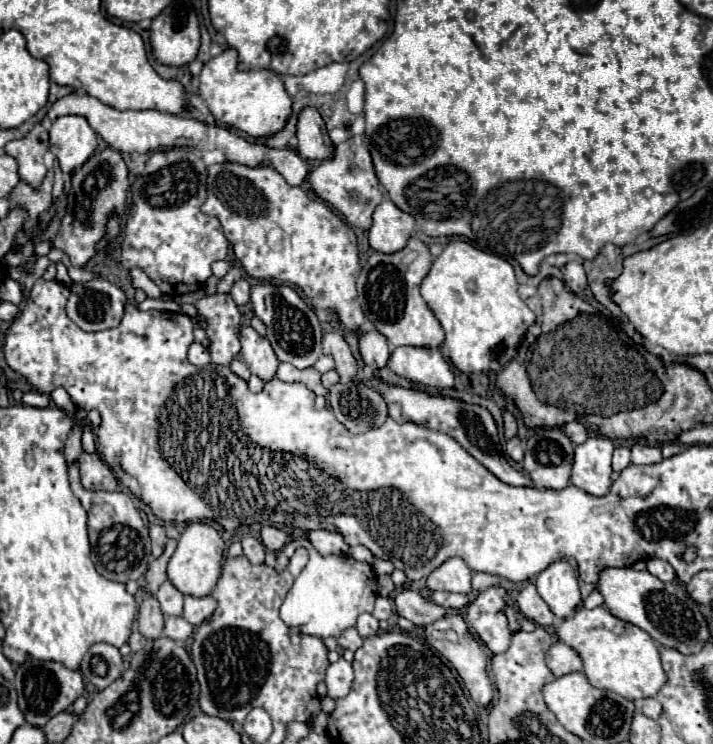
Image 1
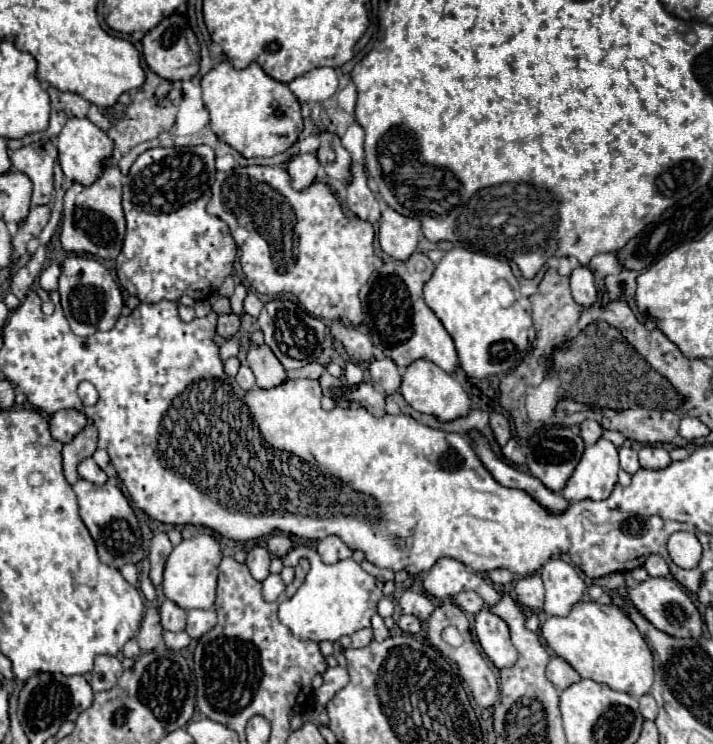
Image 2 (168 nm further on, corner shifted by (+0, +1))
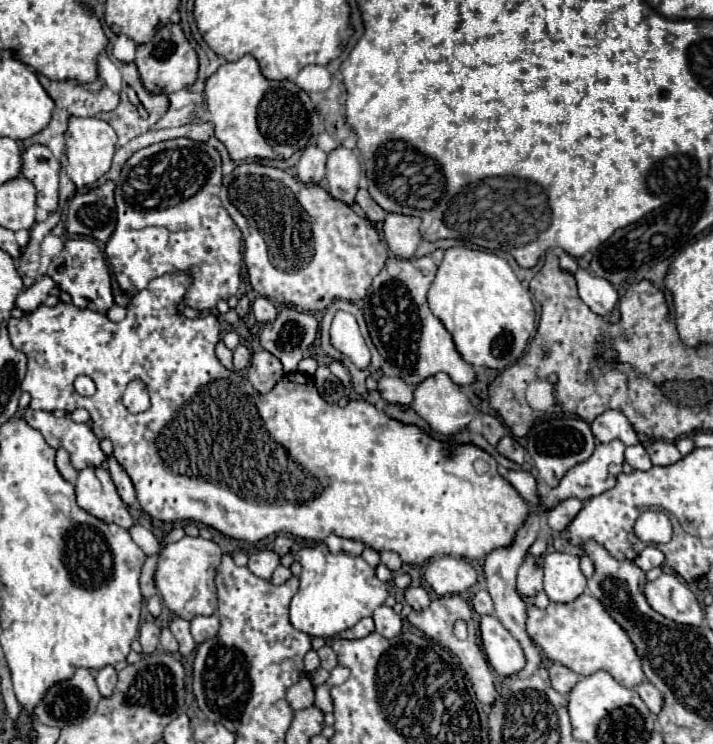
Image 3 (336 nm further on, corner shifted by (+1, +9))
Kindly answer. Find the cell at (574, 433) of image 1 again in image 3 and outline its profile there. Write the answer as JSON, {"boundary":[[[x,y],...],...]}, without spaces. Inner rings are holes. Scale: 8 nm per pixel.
{"boundary":[[[608,409],[602,415],[598,415],[592,423],[592,433],[600,443],[610,443],[614,439],[620,439],[624,445],[638,445],[638,433],[634,431],[632,423],[626,419],[622,411]]]}

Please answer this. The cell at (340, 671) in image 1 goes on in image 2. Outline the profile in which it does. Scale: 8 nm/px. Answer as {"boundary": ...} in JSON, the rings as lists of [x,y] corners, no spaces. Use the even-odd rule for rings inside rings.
{"boundary":[[[337,665],[337,667],[329,667],[323,673],[323,685],[319,689],[315,689],[315,699],[317,703],[325,705],[339,689],[343,689],[349,683],[349,673],[345,667]]]}

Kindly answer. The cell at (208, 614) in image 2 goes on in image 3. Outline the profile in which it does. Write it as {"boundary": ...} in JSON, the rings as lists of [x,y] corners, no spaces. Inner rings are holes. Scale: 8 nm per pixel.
{"boundary":[[[212,615],[212,617],[194,617],[190,621],[190,629],[192,629],[192,637],[196,641],[196,645],[212,639],[218,629],[220,629],[220,623],[218,623],[218,617]]]}

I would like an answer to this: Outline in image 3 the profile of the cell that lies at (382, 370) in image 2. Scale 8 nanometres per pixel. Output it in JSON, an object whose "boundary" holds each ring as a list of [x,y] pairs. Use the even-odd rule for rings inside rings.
{"boundary":[[[382,375],[378,381],[378,391],[386,403],[394,403],[400,407],[408,407],[414,401],[412,389],[404,381],[398,381],[398,377]]]}

